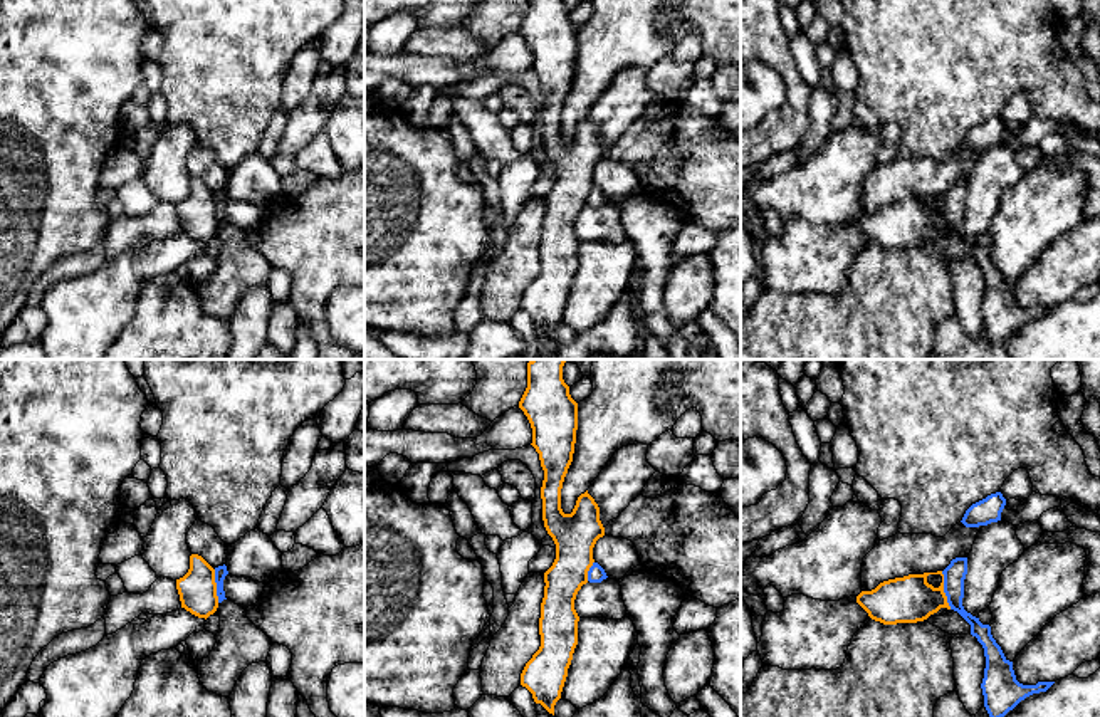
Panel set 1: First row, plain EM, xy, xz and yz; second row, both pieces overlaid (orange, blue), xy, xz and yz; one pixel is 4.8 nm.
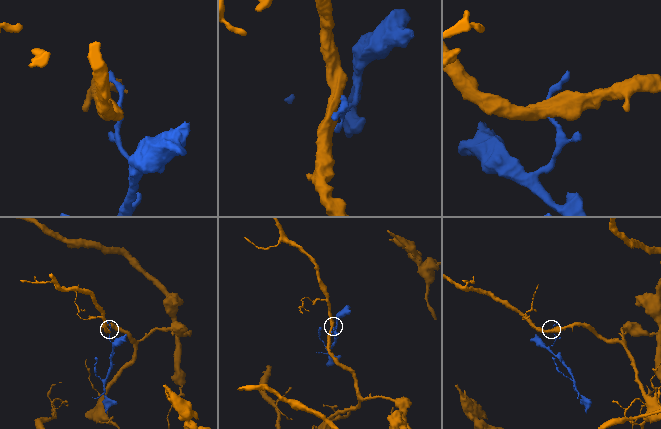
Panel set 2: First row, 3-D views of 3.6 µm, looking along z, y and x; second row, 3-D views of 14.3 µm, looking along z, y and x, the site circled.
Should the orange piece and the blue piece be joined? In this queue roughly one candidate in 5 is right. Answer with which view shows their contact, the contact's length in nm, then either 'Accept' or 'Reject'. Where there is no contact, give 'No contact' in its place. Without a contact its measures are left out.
Touches orange in yz. Shared border 190 nm. Reject

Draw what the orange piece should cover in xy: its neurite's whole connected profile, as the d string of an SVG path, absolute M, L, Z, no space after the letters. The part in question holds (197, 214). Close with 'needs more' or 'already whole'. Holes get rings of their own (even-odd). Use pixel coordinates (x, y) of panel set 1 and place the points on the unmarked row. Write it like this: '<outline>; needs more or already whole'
M198 178L190 180L188 196L176 203L181 232L198 242L208 242L218 232L215 193Z; already whole

